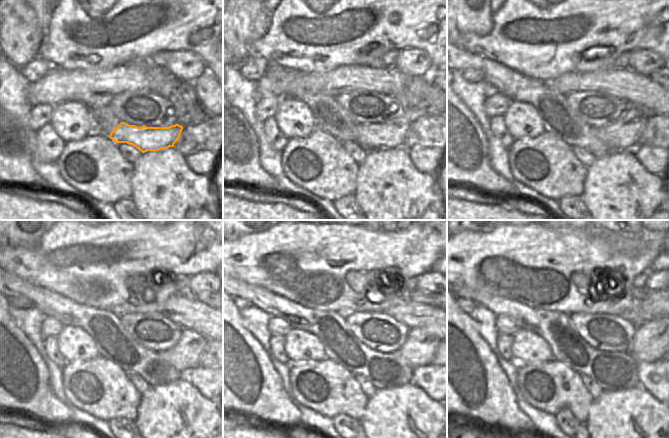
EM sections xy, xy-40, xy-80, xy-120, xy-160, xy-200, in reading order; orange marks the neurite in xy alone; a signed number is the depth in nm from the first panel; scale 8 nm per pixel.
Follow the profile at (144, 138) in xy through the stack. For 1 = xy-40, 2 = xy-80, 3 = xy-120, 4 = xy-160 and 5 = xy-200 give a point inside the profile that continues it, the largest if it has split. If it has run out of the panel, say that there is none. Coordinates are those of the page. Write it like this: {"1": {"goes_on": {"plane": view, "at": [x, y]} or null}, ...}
{"1": {"goes_on": {"plane": "xy-40", "at": [370, 136]}}, "2": {"goes_on": {"plane": "xy-80", "at": [626, 133]}}, "3": {"goes_on": {"plane": "xy-120", "at": [185, 355]}}, "4": {"goes_on": {"plane": "xy-160", "at": [420, 347]}}, "5": {"goes_on": {"plane": "xy-200", "at": [650, 341]}}}

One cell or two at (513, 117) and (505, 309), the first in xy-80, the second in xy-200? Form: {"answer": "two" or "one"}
{"answer": "two"}

